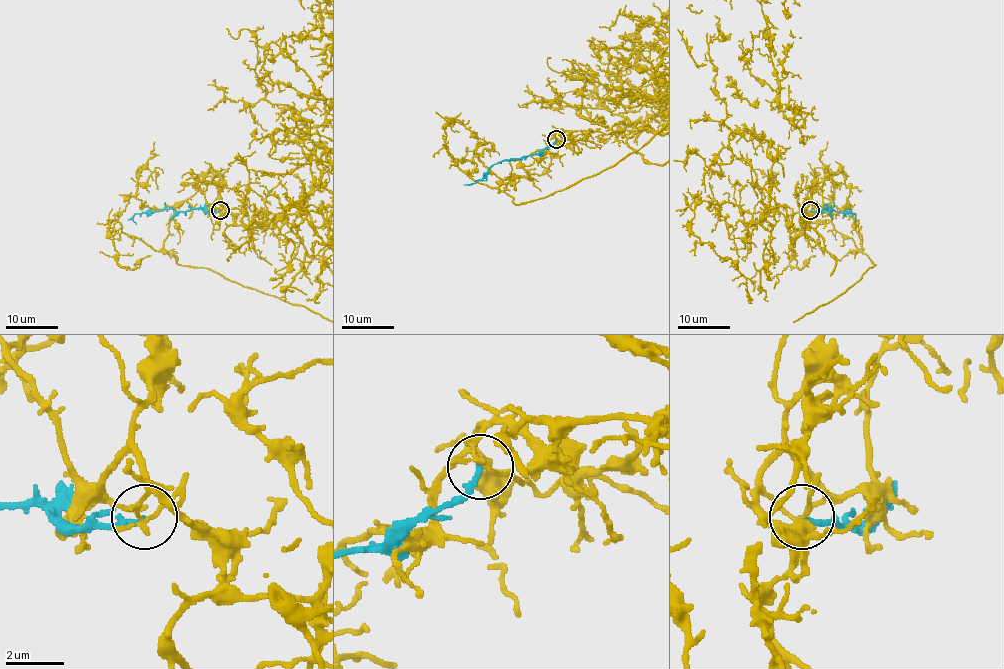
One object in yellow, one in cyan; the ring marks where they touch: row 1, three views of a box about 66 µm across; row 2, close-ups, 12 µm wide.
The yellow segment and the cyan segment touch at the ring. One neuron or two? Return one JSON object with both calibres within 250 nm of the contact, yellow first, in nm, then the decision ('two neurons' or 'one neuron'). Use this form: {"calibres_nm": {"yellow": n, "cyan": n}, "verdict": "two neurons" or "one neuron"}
{"calibres_nm": {"yellow": 120, "cyan": 200}, "verdict": "two neurons"}

